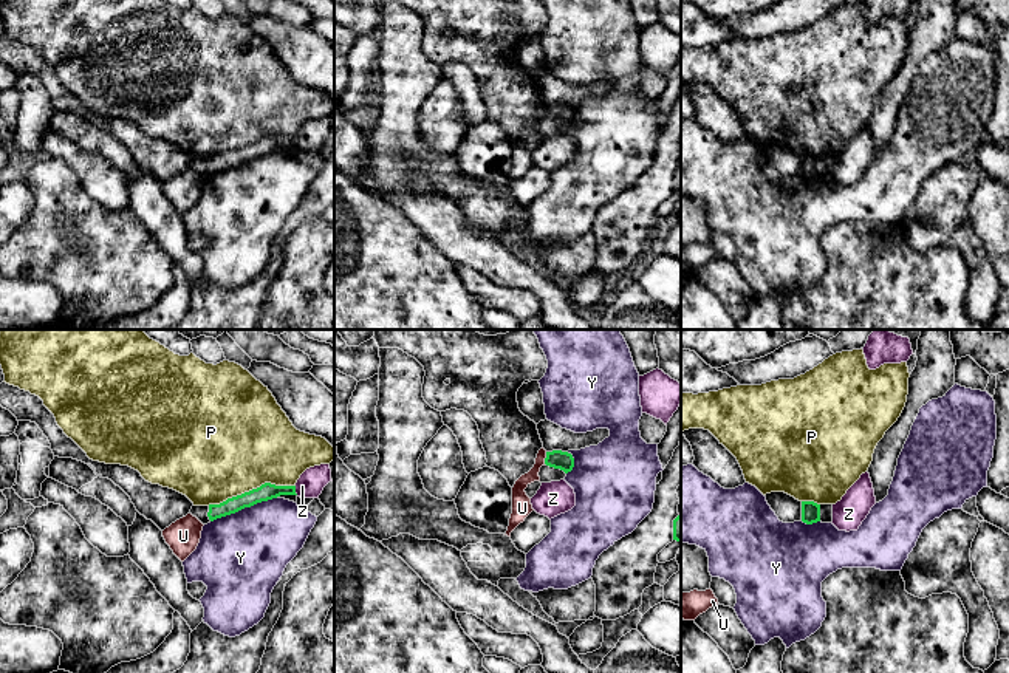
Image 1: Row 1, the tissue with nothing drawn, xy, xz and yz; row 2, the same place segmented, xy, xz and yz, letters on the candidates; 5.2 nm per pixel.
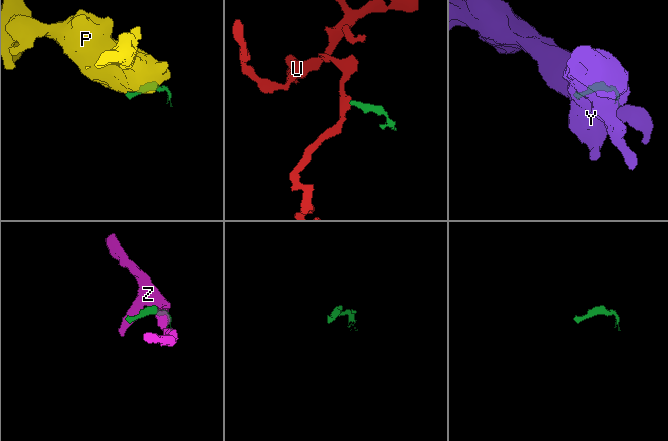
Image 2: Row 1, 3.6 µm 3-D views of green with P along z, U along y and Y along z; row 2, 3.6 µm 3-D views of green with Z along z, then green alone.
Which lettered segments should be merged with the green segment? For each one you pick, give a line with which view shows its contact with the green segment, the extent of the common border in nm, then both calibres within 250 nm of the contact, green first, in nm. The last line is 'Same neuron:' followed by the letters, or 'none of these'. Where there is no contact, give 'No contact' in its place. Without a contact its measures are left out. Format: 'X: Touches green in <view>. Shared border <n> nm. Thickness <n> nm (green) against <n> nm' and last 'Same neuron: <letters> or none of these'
Same neuron: none of these

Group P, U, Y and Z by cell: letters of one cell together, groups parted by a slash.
P / U / Y / Z

